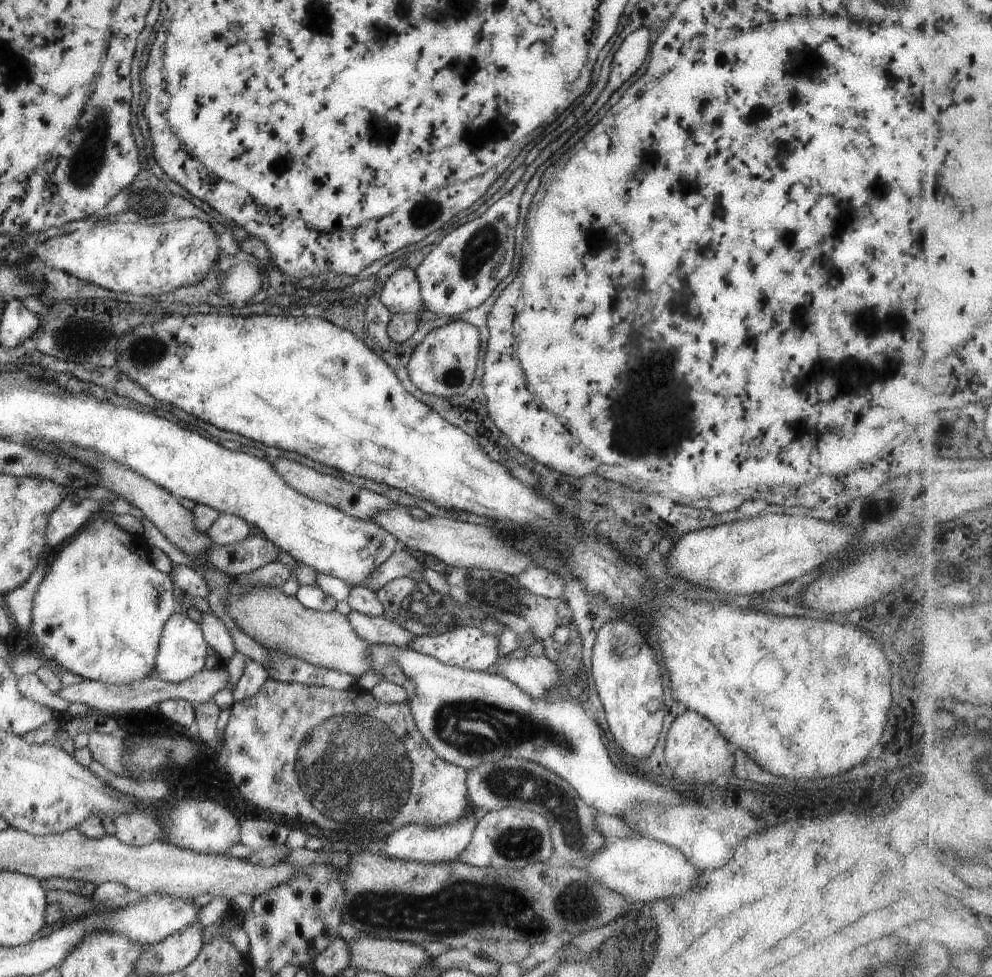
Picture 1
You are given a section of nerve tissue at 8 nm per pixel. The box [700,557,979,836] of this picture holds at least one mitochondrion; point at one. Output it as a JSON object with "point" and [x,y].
{"point":[955,749]}

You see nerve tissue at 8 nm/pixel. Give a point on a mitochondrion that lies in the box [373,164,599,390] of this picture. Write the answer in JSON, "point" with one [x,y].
{"point":[483,252]}

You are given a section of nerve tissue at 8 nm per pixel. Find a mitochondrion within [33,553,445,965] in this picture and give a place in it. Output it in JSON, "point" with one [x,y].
{"point":[359,766]}

